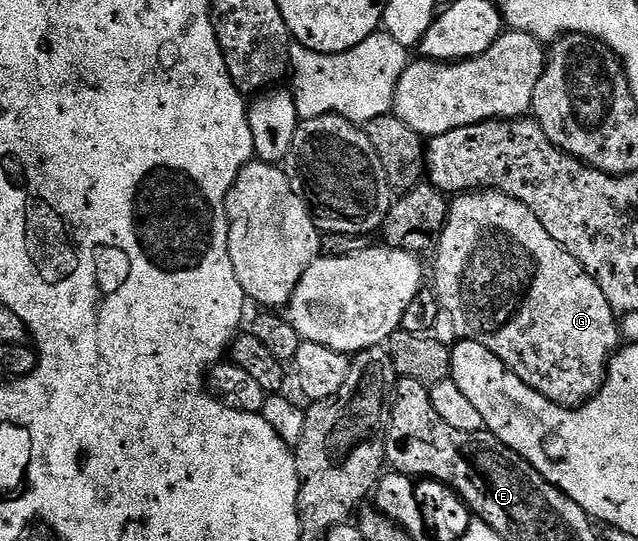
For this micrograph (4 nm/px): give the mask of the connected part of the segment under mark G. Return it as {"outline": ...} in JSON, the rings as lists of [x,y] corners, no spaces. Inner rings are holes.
{"outline":[[[472,191],[456,196],[450,202],[447,222],[434,257],[433,288],[440,306],[451,307],[451,303],[455,303],[461,275],[469,273],[479,285],[485,285],[485,279],[489,279],[485,273],[499,273],[495,279],[513,279],[513,285],[503,285],[503,281],[499,281],[499,291],[495,285],[493,299],[499,303],[499,327],[495,321],[491,323],[491,331],[485,335],[485,347],[489,347],[489,351],[504,361],[526,385],[533,387],[533,391],[545,395],[556,405],[568,407],[578,407],[599,392],[607,375],[607,366],[621,345],[617,314],[609,299],[605,299],[605,290],[583,270],[578,259],[569,255],[569,251],[565,251],[565,247],[541,227],[541,219],[537,219],[529,207],[509,195],[494,191]]]}

